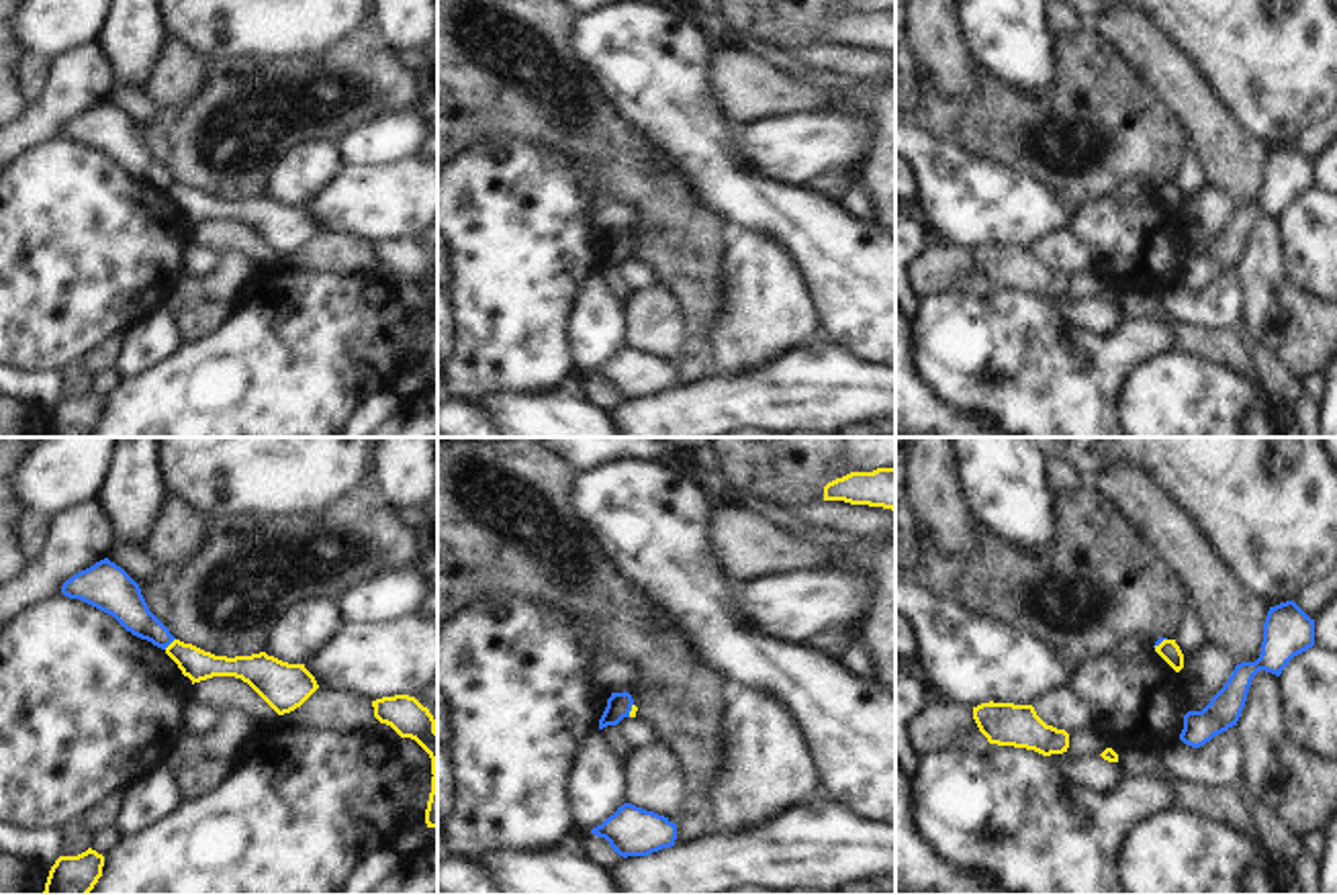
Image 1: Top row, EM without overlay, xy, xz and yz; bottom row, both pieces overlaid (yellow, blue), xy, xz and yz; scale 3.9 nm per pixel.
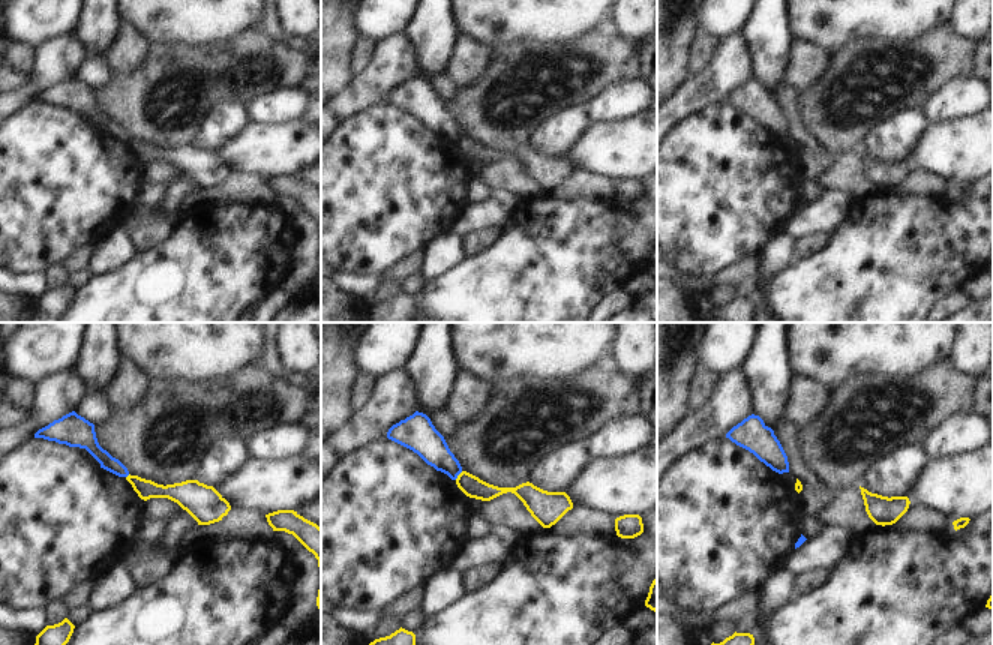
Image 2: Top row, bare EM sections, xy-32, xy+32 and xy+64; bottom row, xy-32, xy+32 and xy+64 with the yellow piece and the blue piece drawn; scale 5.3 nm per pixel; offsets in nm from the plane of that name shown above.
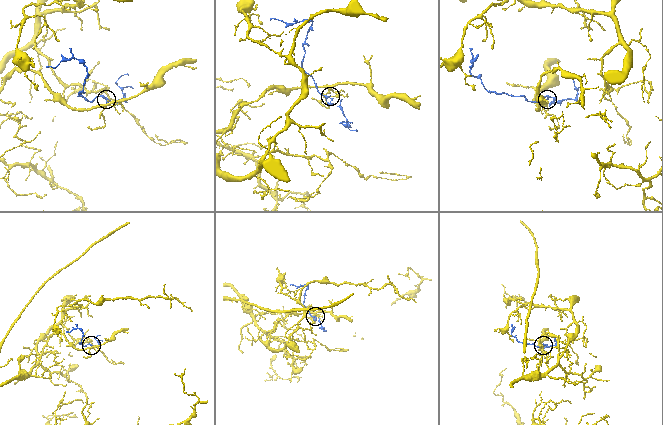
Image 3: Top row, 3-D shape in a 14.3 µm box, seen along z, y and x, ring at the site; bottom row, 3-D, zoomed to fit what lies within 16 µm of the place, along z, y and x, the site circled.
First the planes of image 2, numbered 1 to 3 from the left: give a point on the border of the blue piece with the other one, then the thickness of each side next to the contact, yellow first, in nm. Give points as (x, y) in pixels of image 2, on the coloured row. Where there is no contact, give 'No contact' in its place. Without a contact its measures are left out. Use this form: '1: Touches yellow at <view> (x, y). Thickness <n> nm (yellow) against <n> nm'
1: Touches yellow at xy-32 (128, 476). Thickness 110 nm (yellow) against 80 nm
2: Touches yellow at xy+32 (458, 476). Thickness 110 nm (yellow) against 170 nm
3: No contact.

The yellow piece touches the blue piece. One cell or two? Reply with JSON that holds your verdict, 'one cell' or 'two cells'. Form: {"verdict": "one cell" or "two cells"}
{"verdict": "two cells"}

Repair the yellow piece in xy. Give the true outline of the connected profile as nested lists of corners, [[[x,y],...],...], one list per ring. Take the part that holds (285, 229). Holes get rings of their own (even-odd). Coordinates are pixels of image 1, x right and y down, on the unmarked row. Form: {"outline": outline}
{"outline": [[[174,182],[166,190],[166,196],[178,206],[182,217],[192,223],[192,227],[213,219],[241,221],[278,257],[294,253],[319,231],[305,206],[288,206],[266,194],[227,200]]]}

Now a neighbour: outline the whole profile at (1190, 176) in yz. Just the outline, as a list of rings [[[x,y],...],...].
[[[1194,151],[1188,153],[1178,170],[1175,186],[1184,196],[1184,210],[1178,215],[1178,221],[1182,223],[1182,245],[1188,247],[1200,237],[1196,200],[1204,188],[1204,170]]]

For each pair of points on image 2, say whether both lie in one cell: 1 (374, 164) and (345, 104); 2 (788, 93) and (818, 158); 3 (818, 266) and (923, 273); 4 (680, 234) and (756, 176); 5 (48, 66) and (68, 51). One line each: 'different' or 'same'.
1: different
2: same
3: same
4: same
5: same

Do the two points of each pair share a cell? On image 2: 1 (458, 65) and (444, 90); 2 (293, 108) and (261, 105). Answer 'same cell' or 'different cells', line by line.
1: different cells
2: same cell

